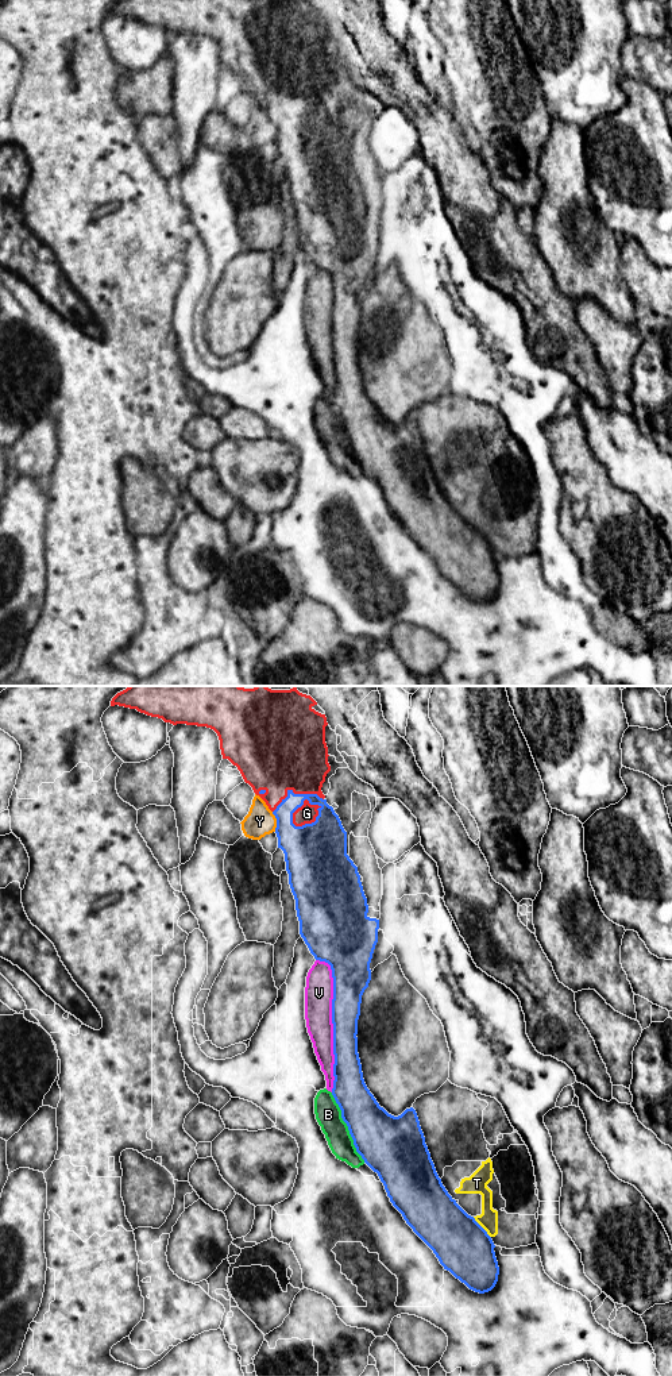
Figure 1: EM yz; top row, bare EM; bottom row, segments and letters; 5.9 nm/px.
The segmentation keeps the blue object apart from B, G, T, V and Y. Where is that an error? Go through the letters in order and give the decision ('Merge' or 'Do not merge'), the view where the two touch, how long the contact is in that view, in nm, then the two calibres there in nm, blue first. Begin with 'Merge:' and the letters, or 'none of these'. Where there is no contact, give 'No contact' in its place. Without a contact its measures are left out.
Merge: G
B: Do not merge. Touches blue in yz. Shared border 460 nm. Thickness 340 nm (blue) against 160 nm
G: Merge. Touches blue in yz. Shared border 200 nm. Thickness 380 nm (blue) against 110 nm
T: Do not merge. Touches blue in yz. Shared border 170 nm. Thickness 320 nm (blue) against 110 nm
V: Do not merge. Touches blue in yz. Shared border 800 nm. Thickness 190 nm (blue) against 180 nm
Y: Do not merge. Touches blue in yz. Shared border 120 nm. Thickness 300 nm (blue) against 170 nm

